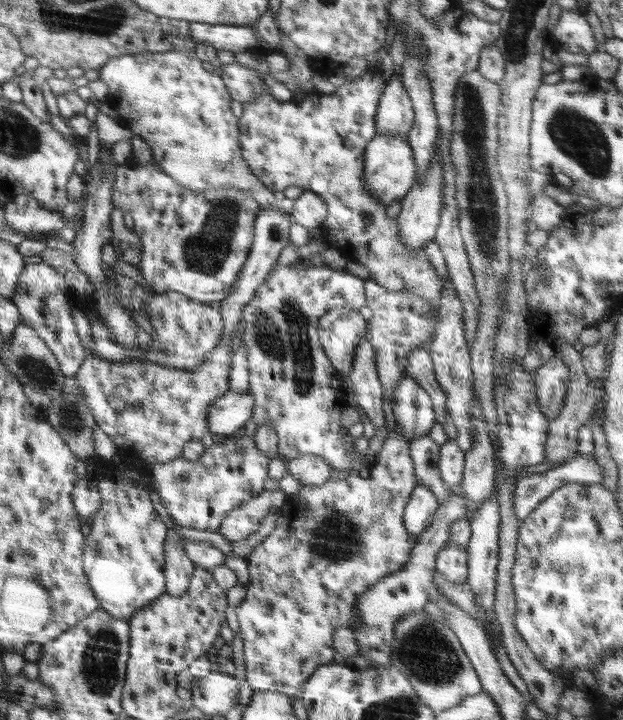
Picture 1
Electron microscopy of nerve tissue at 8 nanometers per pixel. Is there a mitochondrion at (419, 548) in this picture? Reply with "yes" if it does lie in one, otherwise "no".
no

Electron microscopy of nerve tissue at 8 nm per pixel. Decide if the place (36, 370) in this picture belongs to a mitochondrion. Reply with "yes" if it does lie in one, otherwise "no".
yes

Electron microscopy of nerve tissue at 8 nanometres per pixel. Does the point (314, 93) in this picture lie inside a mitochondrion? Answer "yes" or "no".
no

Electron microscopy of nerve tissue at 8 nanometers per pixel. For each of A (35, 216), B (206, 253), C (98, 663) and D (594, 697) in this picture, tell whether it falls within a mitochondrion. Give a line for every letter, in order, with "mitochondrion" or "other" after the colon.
A: other
B: mitochondrion
C: mitochondrion
D: other

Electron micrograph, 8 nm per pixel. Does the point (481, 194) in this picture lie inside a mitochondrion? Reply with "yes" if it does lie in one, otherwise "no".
yes

